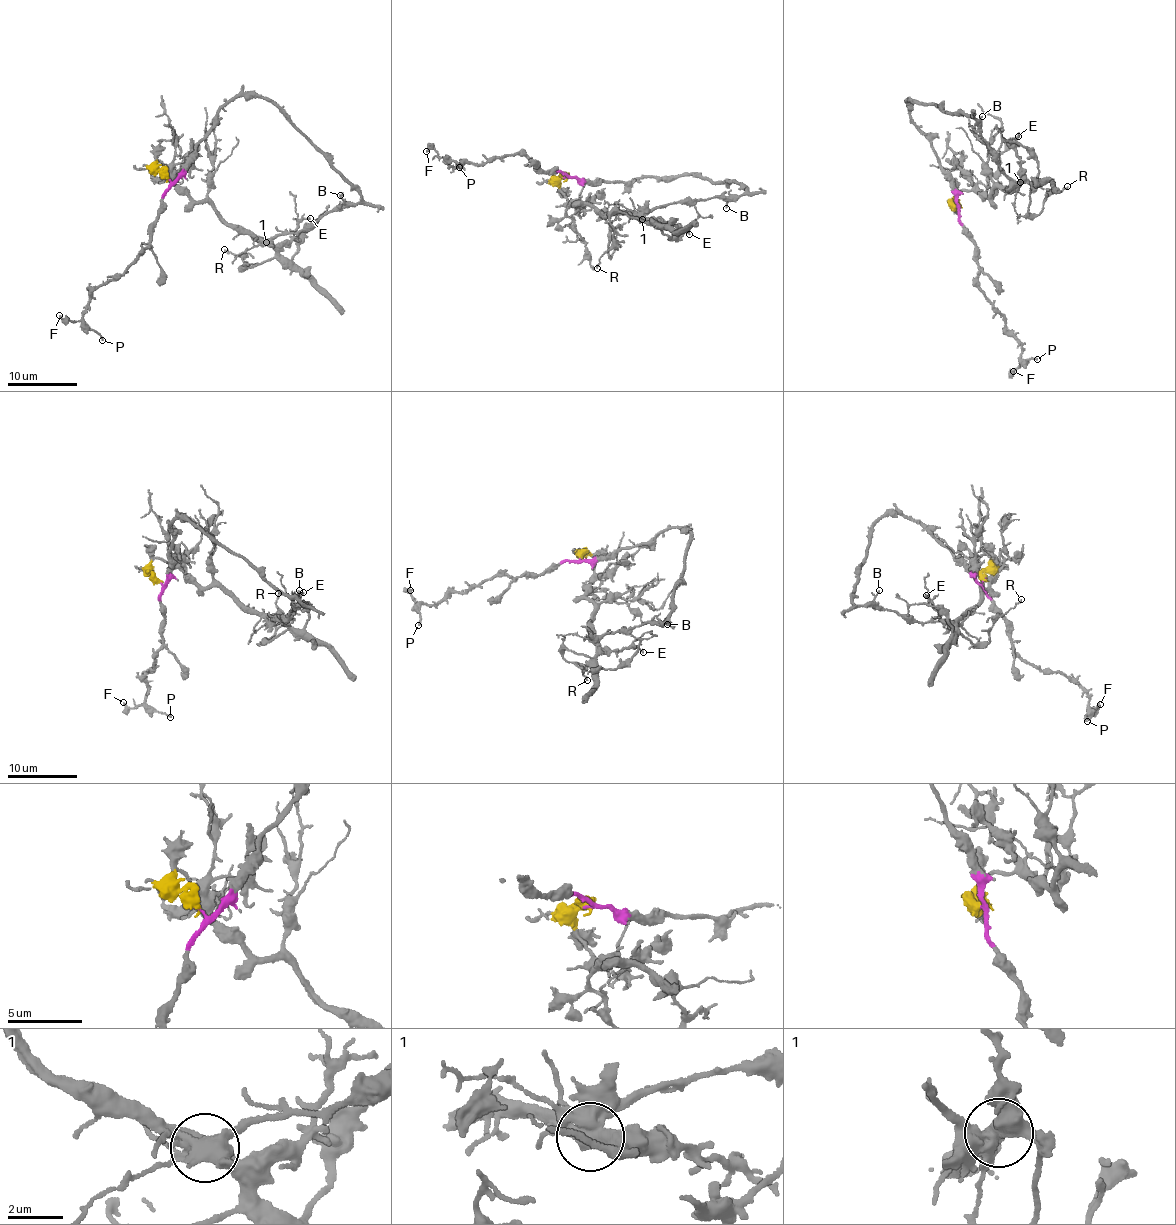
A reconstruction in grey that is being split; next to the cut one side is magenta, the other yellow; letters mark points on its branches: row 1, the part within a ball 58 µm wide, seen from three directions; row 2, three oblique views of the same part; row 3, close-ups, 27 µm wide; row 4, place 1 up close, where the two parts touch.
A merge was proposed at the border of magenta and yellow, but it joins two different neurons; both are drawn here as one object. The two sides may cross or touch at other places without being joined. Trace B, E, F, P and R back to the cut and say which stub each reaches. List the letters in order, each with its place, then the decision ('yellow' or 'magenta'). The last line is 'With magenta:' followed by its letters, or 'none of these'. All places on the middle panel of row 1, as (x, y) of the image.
B: place (726, 208); magenta
E: place (689, 234); yellow
F: place (426, 151); magenta
P: place (459, 167); magenta
R: place (597, 268); yellow
With magenta: B, F, P

